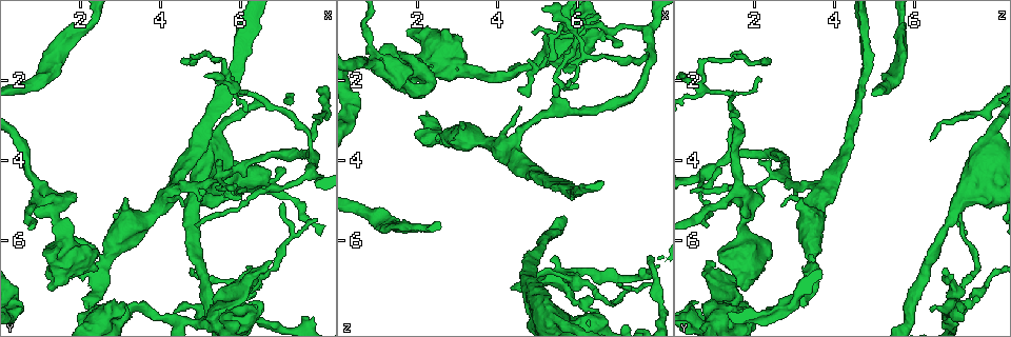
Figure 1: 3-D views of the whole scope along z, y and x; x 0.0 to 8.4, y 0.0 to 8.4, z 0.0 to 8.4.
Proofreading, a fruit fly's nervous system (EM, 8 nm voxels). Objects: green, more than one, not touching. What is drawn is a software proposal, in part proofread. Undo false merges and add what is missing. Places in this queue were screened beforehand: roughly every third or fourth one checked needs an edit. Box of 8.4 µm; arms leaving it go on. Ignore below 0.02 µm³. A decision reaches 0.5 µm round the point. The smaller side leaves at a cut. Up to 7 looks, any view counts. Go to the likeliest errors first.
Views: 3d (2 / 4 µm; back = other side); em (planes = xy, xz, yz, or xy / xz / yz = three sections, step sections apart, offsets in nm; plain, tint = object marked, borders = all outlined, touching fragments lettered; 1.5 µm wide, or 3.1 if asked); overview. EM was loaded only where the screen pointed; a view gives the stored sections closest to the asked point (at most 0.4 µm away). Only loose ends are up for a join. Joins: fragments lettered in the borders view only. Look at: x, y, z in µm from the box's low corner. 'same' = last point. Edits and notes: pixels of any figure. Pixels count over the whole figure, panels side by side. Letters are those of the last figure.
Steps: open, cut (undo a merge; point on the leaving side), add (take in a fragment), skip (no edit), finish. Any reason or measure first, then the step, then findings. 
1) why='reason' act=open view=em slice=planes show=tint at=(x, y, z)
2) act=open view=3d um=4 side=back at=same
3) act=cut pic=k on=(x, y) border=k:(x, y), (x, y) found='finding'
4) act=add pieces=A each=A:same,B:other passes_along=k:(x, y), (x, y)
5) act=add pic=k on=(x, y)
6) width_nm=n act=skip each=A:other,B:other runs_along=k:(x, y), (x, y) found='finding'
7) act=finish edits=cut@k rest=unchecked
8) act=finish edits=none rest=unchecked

why='an open end' act=open view=em slice=planes show=borders at=(6.75, 6.55, 0.90)

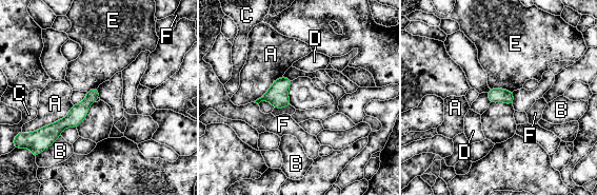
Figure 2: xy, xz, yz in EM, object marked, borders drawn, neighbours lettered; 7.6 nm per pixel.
act=skip each=A:other,B:other,C:other,D:other,E:other,F:other runs_along=2:(96, 91), (68, 121), (46, 131) found='none of them fits'

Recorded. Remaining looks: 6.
why='free end' act=open view=3d um=2 at=(1.25, 6.50, 1.10)

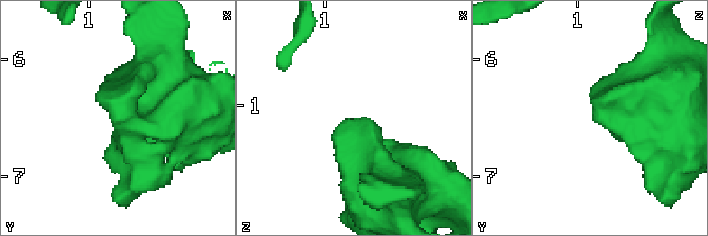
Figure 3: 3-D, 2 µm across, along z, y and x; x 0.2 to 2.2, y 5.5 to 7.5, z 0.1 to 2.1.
act=open view=em slice=planes show=plain at=(1.22, 6.50, 1.14)

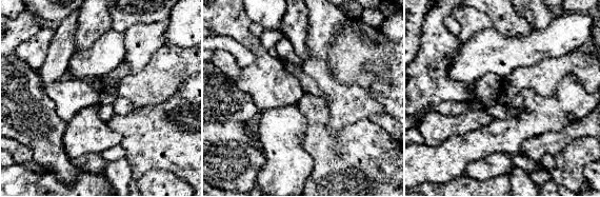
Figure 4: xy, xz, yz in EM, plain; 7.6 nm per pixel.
why='see the neighbours' act=open view=em slice=planes show=borders at=same

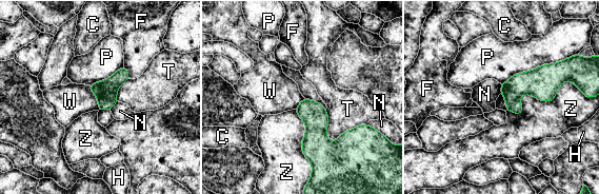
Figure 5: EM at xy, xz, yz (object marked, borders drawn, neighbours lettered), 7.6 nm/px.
act=skip each=C:other,F:other,H:other,N:other,P:other,T:other,W:other,Z:other border=5:(87, 85), (96, 97), (98, 110) found='no lettered fragment goes on from it'

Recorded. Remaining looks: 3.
why='calibre changes' act=open view=em slice=planes show=tint at=(4.85, 4.95, 7.15)

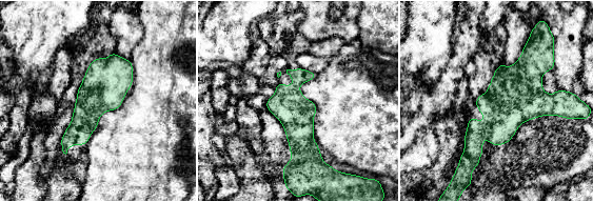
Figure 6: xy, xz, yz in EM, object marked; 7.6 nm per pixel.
act=open view=em slice=planes show=borders at=same

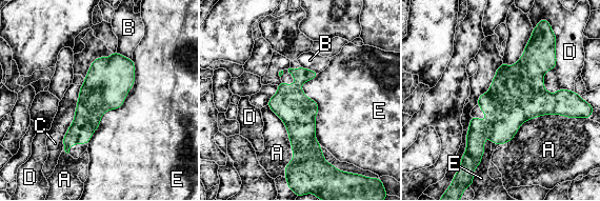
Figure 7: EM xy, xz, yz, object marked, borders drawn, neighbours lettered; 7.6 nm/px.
longest_contact=E:750nm act=skip each=A:other,B:other,C:other,D:other,E:other border=7:(133, 58), (133, 86), (88, 143) found='one cell here'

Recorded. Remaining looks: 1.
act=finish edits=none rest=unchecked

